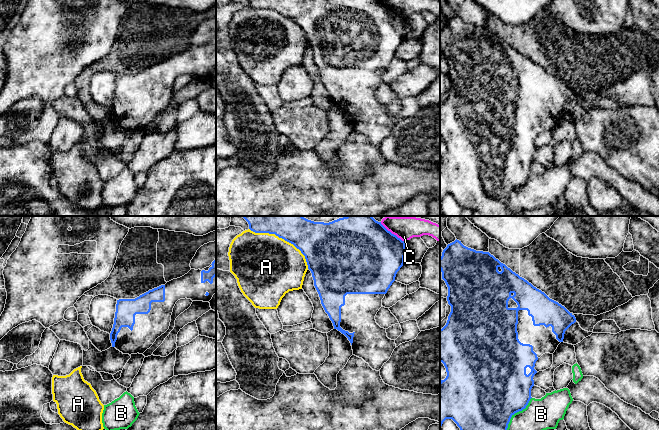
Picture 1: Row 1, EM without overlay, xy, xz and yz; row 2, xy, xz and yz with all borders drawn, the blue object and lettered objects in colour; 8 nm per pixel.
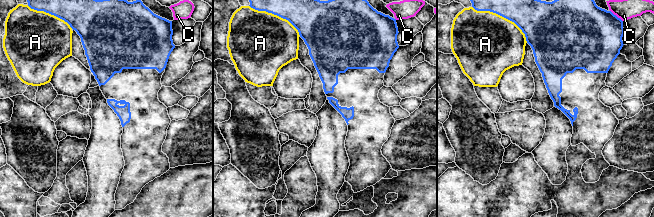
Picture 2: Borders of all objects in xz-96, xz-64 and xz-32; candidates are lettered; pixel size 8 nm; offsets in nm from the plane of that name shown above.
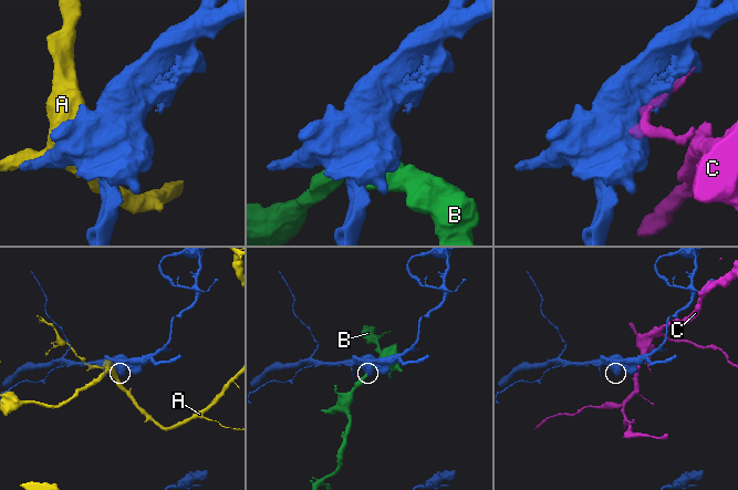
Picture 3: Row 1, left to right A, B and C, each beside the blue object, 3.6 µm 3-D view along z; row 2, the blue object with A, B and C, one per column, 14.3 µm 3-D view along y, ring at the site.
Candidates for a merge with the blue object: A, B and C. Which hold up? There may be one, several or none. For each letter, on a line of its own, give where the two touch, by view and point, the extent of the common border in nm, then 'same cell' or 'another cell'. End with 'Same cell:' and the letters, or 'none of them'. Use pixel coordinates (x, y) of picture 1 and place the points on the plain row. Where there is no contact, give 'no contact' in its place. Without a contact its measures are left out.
A: xz (283, 14) | 600 nm | another cell
B: yz (515, 188) | 340 nm | another cell
C: xz (393, 10) | 240 nm | another cell
Same cell: none of them

